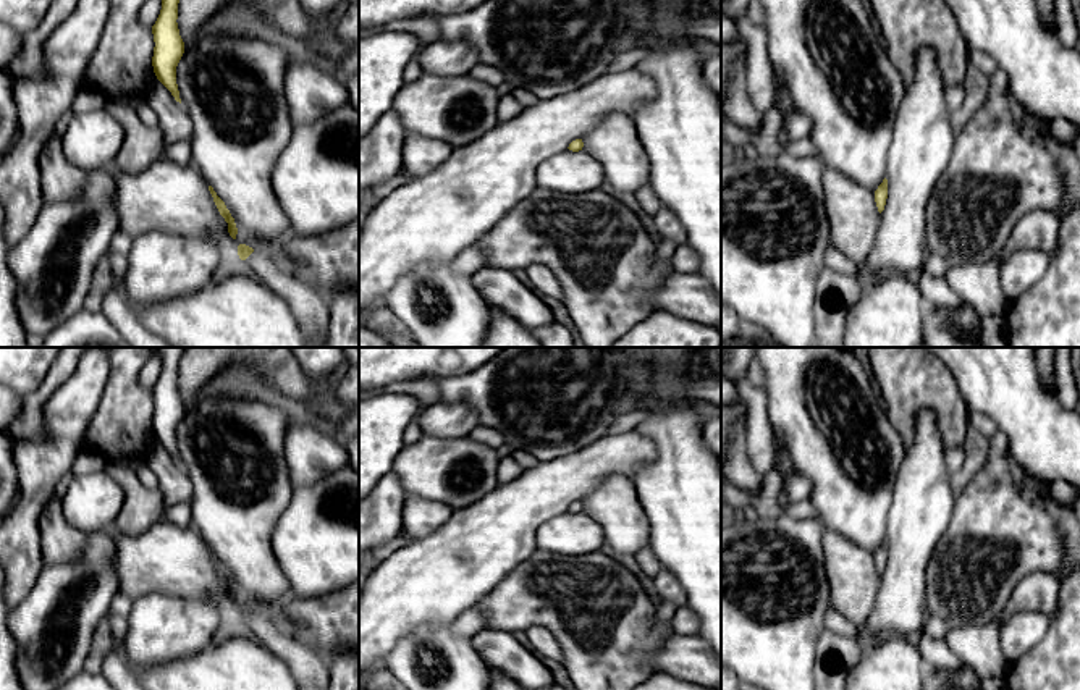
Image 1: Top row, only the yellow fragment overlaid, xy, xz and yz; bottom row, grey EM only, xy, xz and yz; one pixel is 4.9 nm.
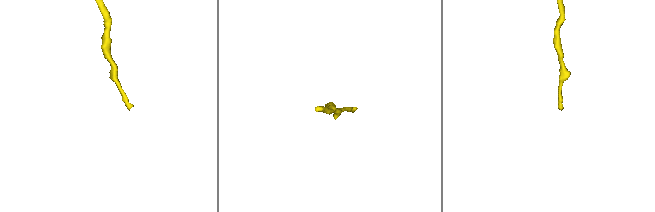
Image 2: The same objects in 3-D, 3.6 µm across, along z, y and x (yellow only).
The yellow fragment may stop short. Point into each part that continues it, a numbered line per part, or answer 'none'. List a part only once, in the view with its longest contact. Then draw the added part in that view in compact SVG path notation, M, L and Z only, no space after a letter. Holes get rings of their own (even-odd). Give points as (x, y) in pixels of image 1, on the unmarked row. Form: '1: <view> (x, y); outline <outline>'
1: xy (311, 668); outline M254 612L244 622L241 630L281 658L301 690L330 688L330 663L325 653L320 653L310 646L302 646L291 637L280 632L273 622L259 612Z

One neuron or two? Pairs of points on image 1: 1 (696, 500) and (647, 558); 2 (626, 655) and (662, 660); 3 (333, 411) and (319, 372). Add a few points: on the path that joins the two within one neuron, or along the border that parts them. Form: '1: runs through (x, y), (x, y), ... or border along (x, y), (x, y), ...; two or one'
1: border along (650, 545), (663, 567); two
2: border along (673, 632), (650, 655), (649, 666), (652, 673); two
3: runs through (325, 401), (320, 382); one

